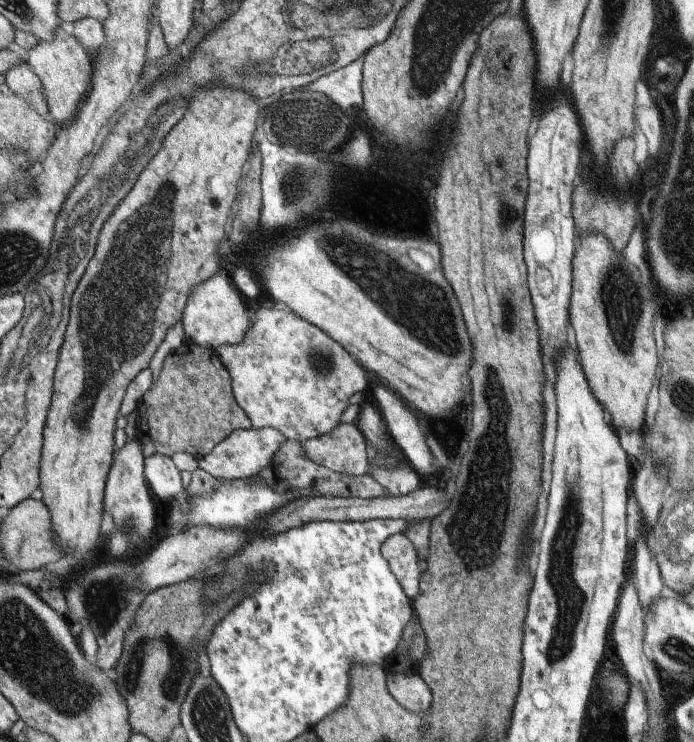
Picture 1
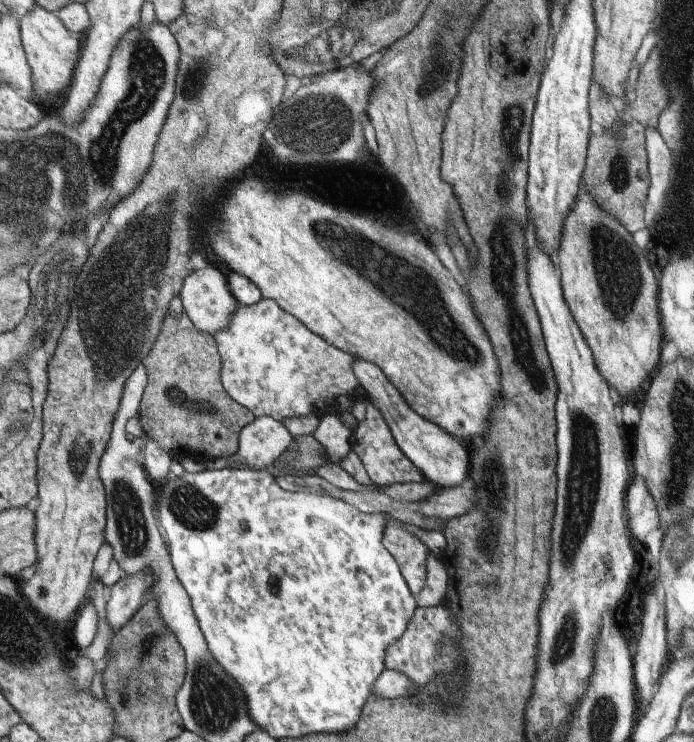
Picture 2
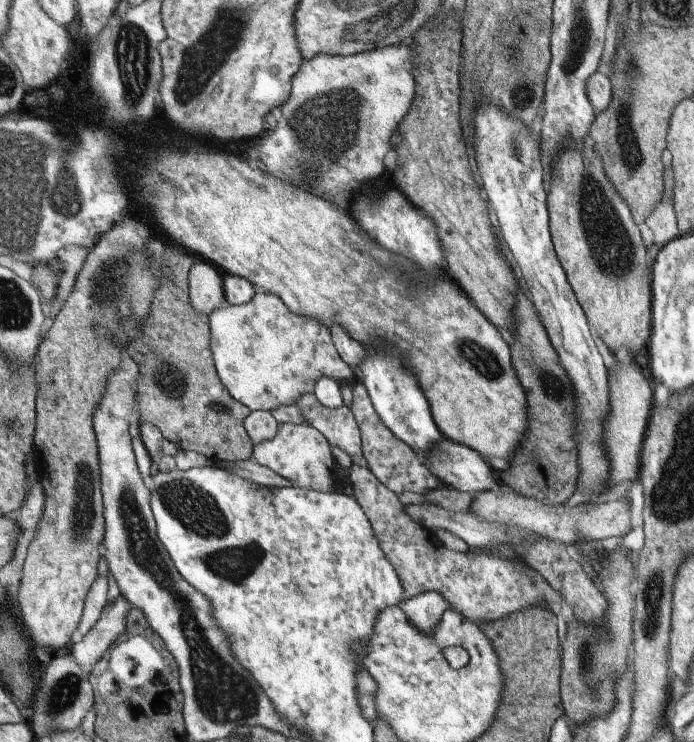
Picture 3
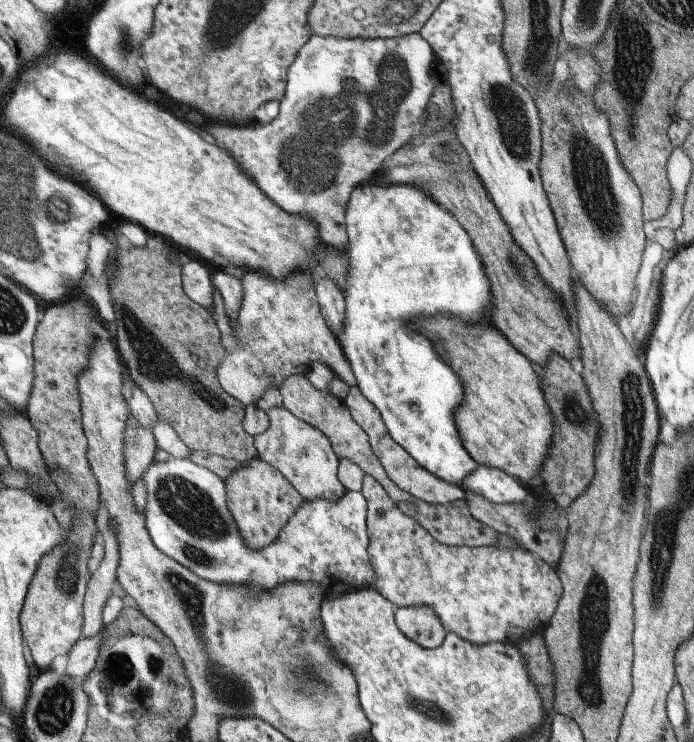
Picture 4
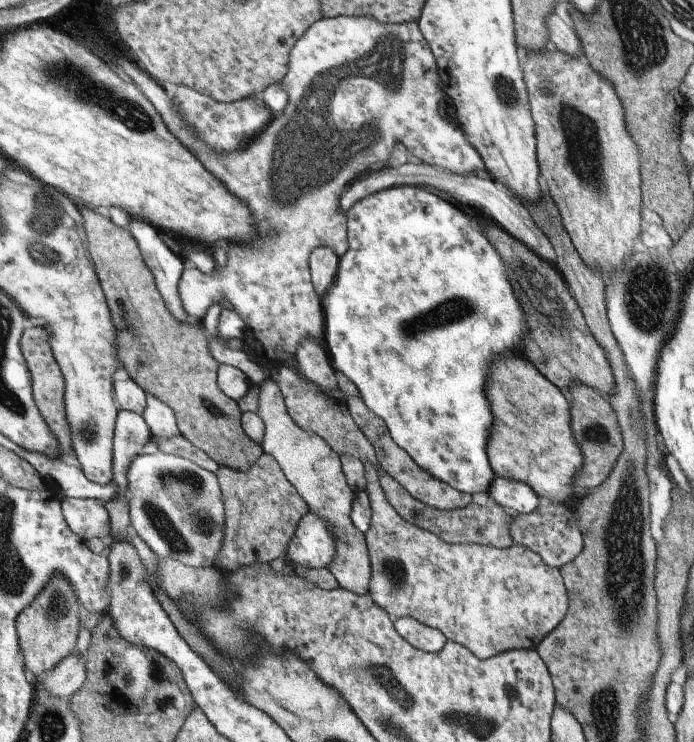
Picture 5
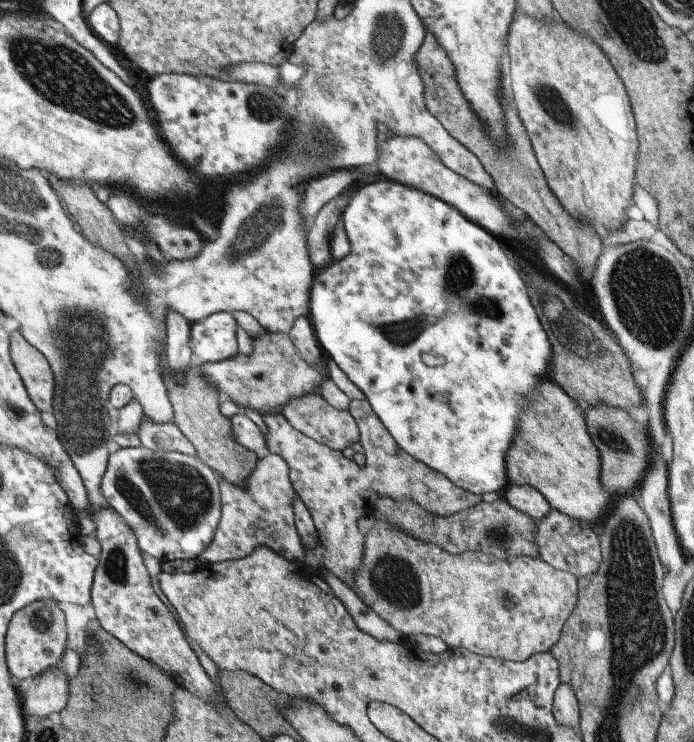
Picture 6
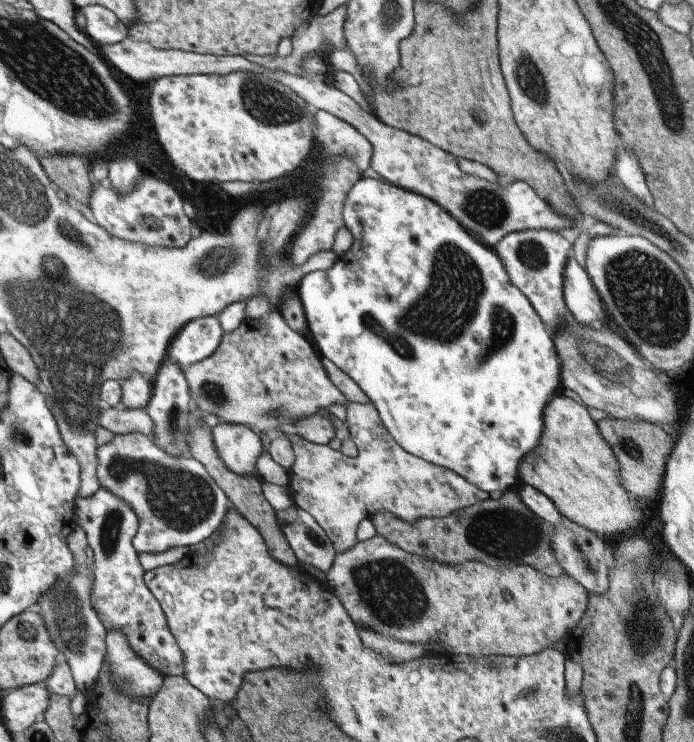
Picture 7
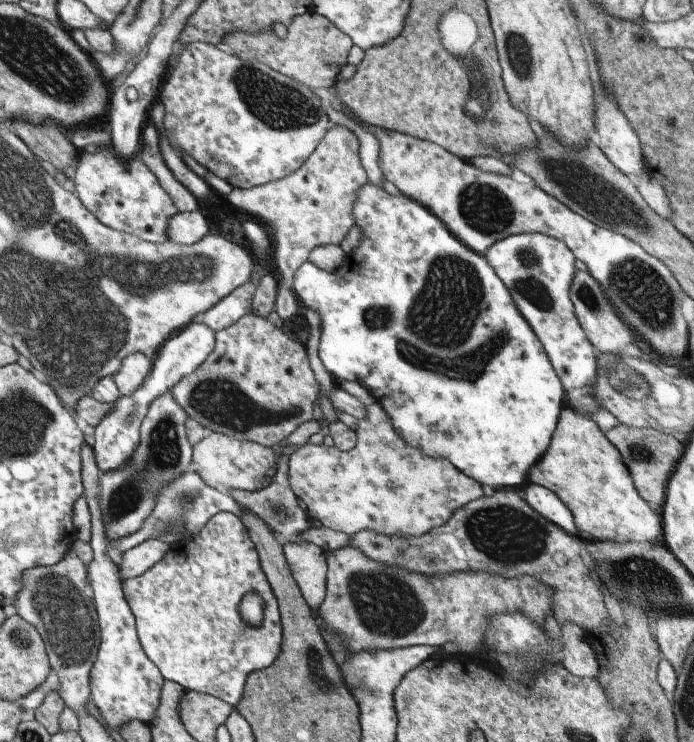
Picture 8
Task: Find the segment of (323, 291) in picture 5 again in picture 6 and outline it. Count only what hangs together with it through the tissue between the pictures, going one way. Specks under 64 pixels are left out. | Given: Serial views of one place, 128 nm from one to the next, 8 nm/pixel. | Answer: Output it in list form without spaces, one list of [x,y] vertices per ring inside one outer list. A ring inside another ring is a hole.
[[[349,188],[326,202],[313,218],[313,224],[306,234],[306,247],[310,265],[315,272],[325,269],[333,260],[329,252],[333,228],[341,218],[347,202],[359,188]]]

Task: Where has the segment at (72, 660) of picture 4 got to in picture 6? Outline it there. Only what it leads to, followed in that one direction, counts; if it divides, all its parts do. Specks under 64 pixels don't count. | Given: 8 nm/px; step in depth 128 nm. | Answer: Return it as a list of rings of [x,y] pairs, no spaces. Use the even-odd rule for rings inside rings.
[[[52,668],[20,686],[17,691],[19,708],[26,716],[47,717],[58,713],[67,702],[69,694],[67,676],[60,668]]]

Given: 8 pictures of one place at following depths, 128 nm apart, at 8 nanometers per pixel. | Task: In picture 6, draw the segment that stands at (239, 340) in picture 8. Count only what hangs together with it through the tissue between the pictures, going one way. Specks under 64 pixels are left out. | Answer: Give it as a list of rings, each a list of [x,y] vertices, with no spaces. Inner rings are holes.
[[[261,332],[249,353],[235,354],[233,358],[214,362],[213,364],[200,363],[201,376],[213,384],[223,399],[235,402],[239,408],[251,408],[253,412],[261,415],[277,414],[282,412],[287,400],[301,398],[303,394],[316,394],[319,384],[326,380],[323,372],[315,368],[315,364],[303,362],[303,358],[295,352],[288,334],[269,334]]]

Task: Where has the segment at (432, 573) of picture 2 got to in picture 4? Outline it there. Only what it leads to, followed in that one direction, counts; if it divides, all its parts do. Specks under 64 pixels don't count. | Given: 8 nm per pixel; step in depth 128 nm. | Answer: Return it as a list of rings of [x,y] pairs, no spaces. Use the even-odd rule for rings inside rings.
[[[429,606],[394,607],[394,620],[399,632],[426,649],[441,646],[445,630]]]

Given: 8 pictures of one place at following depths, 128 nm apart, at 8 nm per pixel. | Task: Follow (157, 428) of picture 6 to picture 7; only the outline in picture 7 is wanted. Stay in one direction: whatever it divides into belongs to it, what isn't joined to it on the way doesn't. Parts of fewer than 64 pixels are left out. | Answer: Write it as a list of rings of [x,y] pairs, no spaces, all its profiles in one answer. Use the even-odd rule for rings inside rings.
[[[103,405],[97,412],[96,424],[113,434],[142,433],[152,440],[152,423],[143,408]]]

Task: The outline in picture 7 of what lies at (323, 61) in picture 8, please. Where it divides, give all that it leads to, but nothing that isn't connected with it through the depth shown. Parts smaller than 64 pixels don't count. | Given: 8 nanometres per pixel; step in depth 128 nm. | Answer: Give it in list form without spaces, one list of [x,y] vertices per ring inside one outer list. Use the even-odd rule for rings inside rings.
[[[347,3],[341,4],[327,14],[327,16],[317,16],[313,15],[309,18],[309,22],[303,22],[299,28],[295,28],[295,32],[291,35],[291,53],[289,56],[275,56],[273,53],[271,56],[253,56],[253,54],[245,54],[246,59],[249,62],[255,62],[267,70],[283,70],[287,74],[295,74],[297,76],[303,76],[303,70],[301,70],[301,62],[307,54],[315,54],[319,56],[322,60],[326,61],[329,54],[325,52],[325,48],[329,46],[332,51],[345,49],[345,38],[343,38],[342,31],[342,21],[345,18],[345,12],[347,12]]]

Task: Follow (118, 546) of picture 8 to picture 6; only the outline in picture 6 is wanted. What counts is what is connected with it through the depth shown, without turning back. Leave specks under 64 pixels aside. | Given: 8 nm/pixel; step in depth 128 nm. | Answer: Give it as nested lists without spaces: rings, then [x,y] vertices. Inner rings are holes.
[[[214,312],[202,321],[191,323],[189,340],[197,363],[213,364],[239,354],[231,313]],[[120,448],[108,454],[107,468],[99,481],[101,499],[115,510],[133,530],[142,554],[166,561],[196,559],[211,542],[220,519],[220,492],[215,473],[197,457],[178,452],[161,452],[139,448]]]

